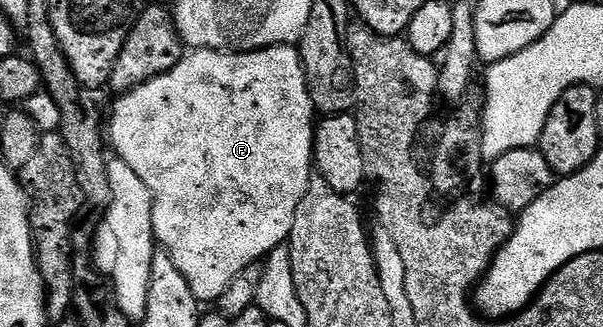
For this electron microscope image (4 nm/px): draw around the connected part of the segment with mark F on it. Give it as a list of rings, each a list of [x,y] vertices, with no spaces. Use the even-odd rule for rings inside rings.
[[[296,46],[264,47],[258,51],[194,51],[182,54],[179,65],[135,89],[124,92],[113,107],[113,116],[107,119],[107,139],[115,150],[116,158],[127,161],[131,169],[151,189],[153,198],[153,238],[160,250],[168,253],[175,261],[179,273],[187,277],[191,293],[202,304],[220,300],[221,294],[252,263],[261,263],[275,248],[282,246],[295,225],[295,209],[307,193],[310,175],[314,174],[313,133],[315,130],[315,112],[309,96],[308,83],[305,80],[304,65]]]

